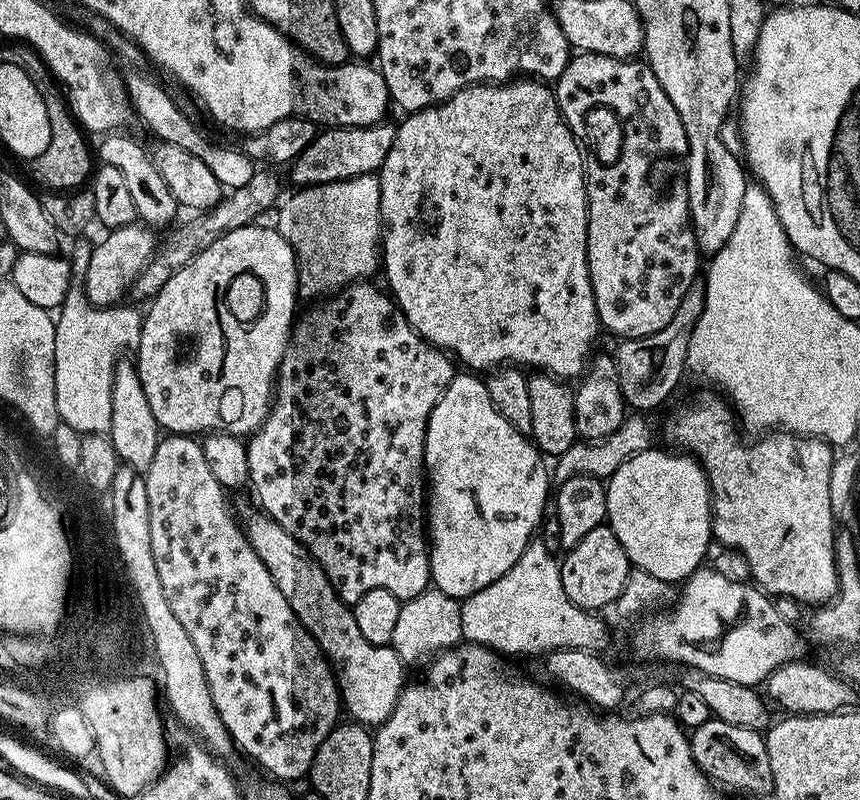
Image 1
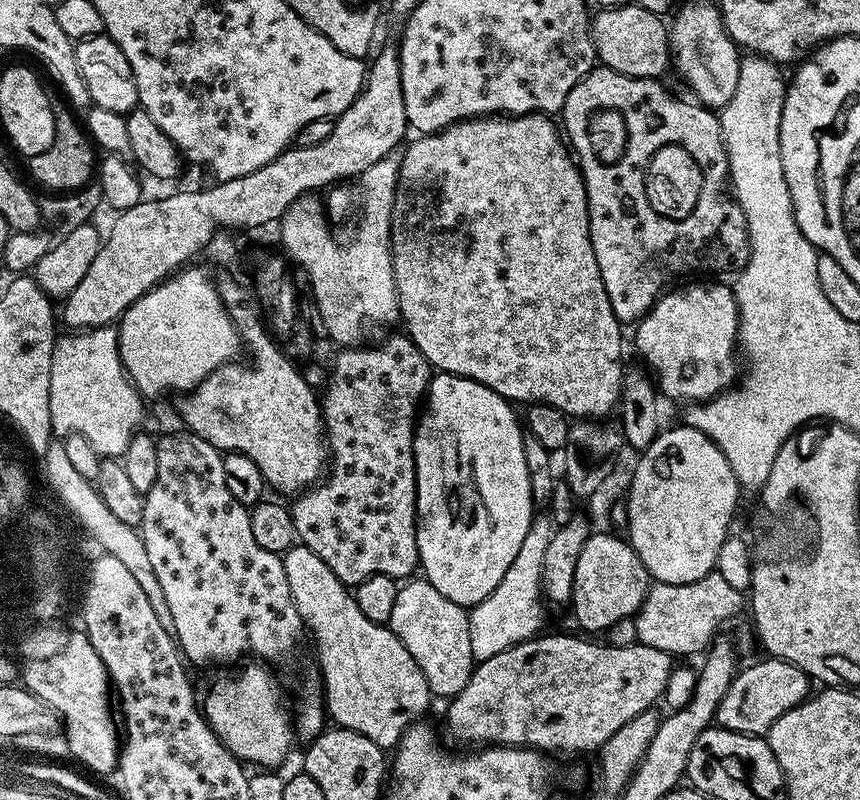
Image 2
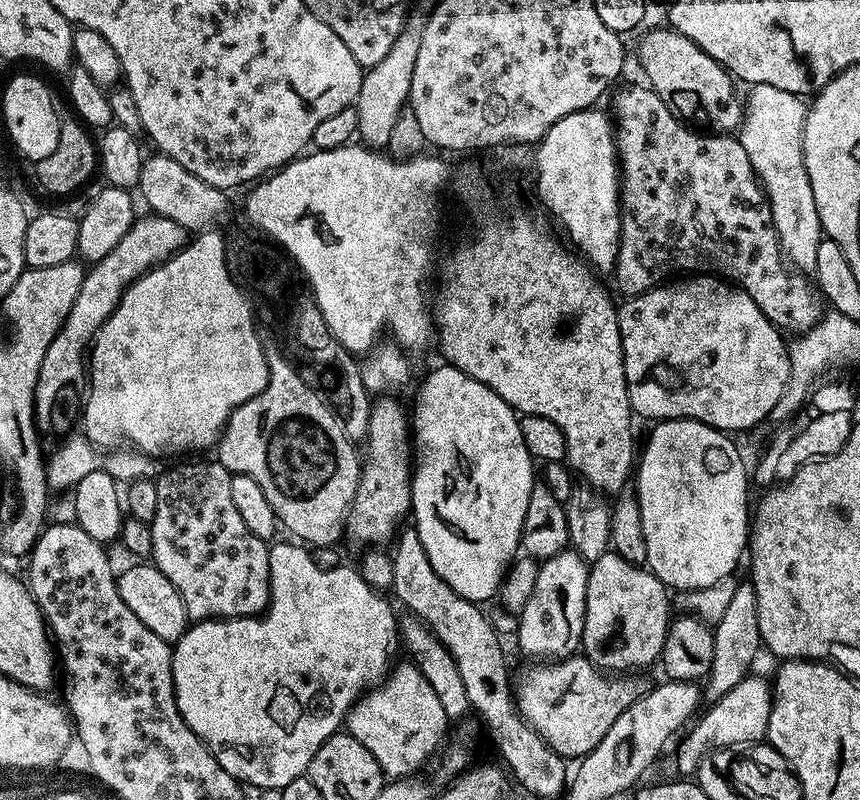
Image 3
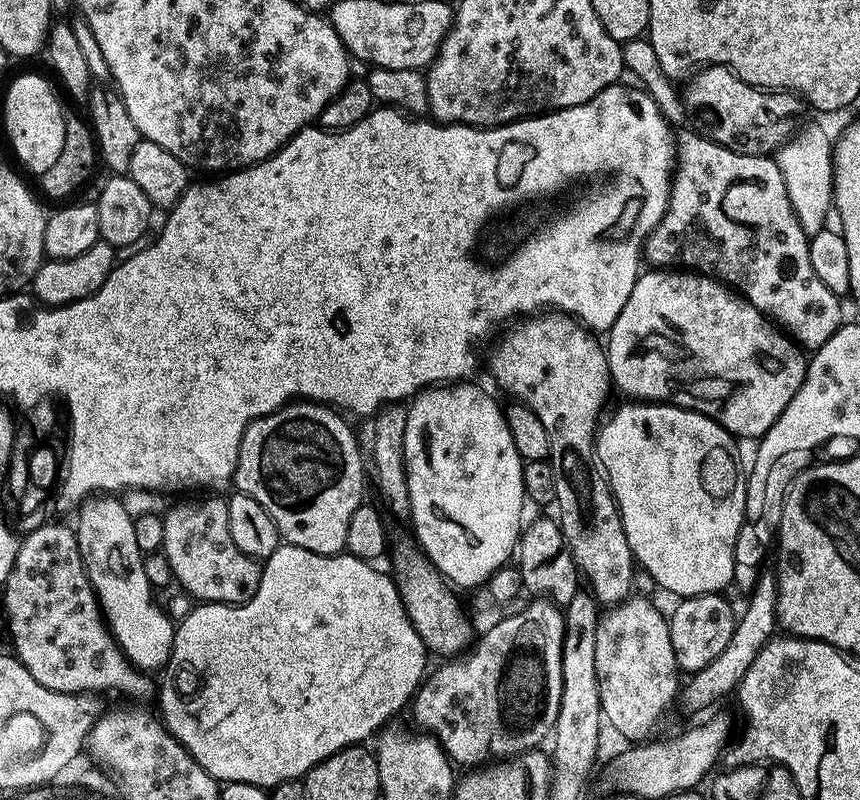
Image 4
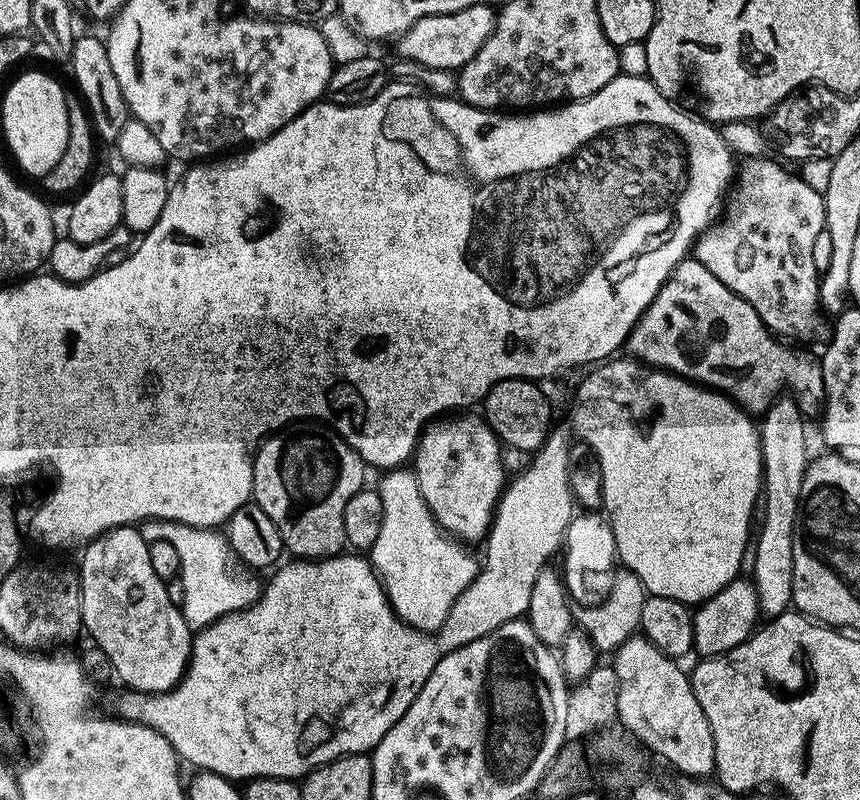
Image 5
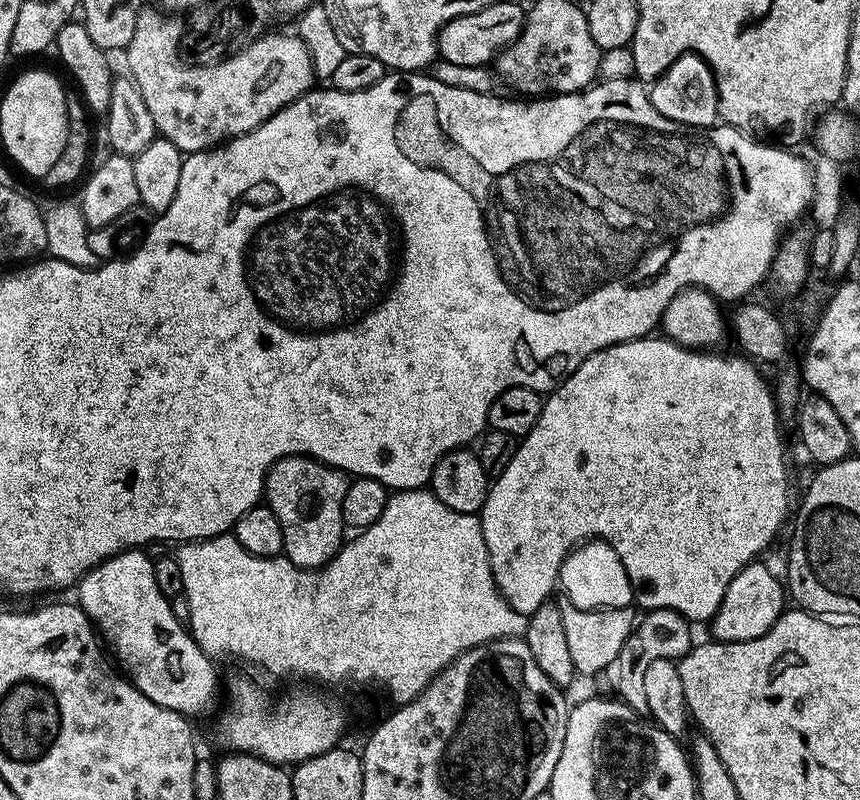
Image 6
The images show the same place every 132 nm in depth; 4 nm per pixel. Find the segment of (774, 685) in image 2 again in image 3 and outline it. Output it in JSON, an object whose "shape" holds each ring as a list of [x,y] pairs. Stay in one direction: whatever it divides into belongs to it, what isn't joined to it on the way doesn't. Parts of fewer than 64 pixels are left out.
{"shape":[[[749,674],[734,690],[713,701],[708,710],[687,729],[688,734],[676,748],[674,760],[681,775],[690,776],[696,771],[701,758],[715,748],[735,748],[761,743],[767,737],[770,710],[772,709],[772,684],[757,674]]]}

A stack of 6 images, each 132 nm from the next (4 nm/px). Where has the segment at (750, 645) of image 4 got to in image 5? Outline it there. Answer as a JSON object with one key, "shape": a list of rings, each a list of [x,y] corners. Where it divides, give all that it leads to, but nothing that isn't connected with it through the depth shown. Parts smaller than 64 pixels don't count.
{"shape":[[[781,395],[759,421],[760,445],[764,459],[762,485],[762,526],[754,540],[750,578],[759,600],[760,613],[767,619],[789,611],[793,596],[794,530],[800,513],[802,482],[810,463],[808,436],[804,433],[806,417],[791,395]]]}

